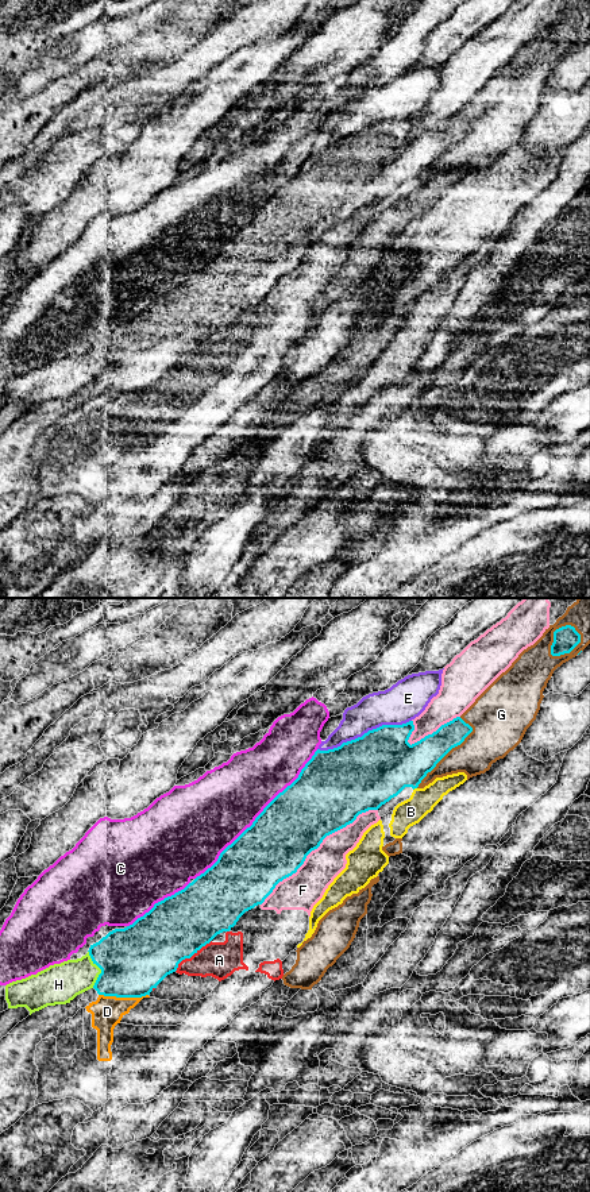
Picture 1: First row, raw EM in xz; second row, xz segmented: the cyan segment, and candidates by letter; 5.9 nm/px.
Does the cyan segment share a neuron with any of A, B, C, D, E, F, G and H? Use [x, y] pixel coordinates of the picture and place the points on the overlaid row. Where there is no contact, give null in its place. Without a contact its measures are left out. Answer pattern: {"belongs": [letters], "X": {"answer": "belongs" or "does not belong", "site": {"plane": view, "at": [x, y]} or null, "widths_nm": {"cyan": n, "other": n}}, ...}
{"belongs": [], "A": {"answer": "does not belong", "site": {"plane": "xz", "at": [191, 956]}, "widths_nm": {"cyan": 380, "other": 220}}, "B": {"answer": "does not belong", "site": {"plane": "xz", "at": [415, 787]}, "widths_nm": {"cyan": 400, "other": 160}}, "C": {"answer": "does not belong", "site": {"plane": "xz", "at": [258, 816]}, "widths_nm": {"cyan": 380, "other": 420}}, "D": {"answer": "does not belong", "site": {"plane": "xz", "at": [123, 996]}, "widths_nm": {"cyan": 400, "other": 190}}, "E": {"answer": "does not belong", "site": {"plane": "xz", "at": [365, 733]}, "widths_nm": {"cyan": 440, "other": 220}}, "F": {"answer": "does not belong", "site": {"plane": "xz", "at": [315, 848]}, "widths_nm": {"cyan": 380, "other": 220}}, "G": {"answer": "does not belong", "site": {"plane": "xz", "at": [554, 635]}, "widths_nm": {"cyan": 150, "other": 240}}, "H": {"answer": "does not belong", "site": {"plane": "xz", "at": [100, 968]}, "widths_nm": {"cyan": 400, "other": 240}}}

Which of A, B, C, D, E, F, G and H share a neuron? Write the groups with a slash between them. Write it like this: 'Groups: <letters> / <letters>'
Groups: A F / B D / C / E / G / H

